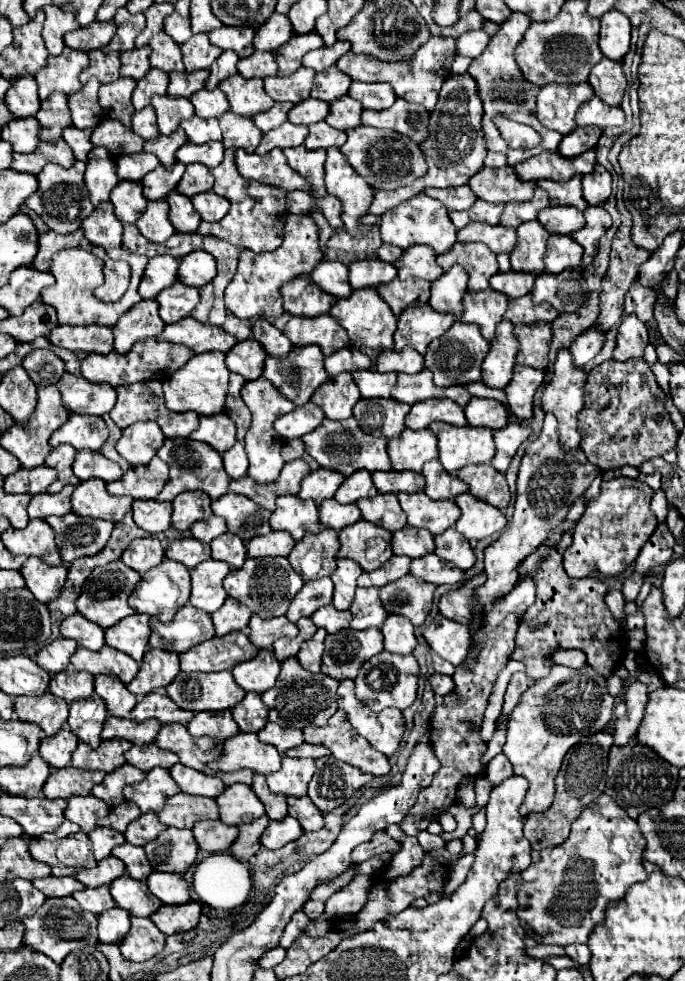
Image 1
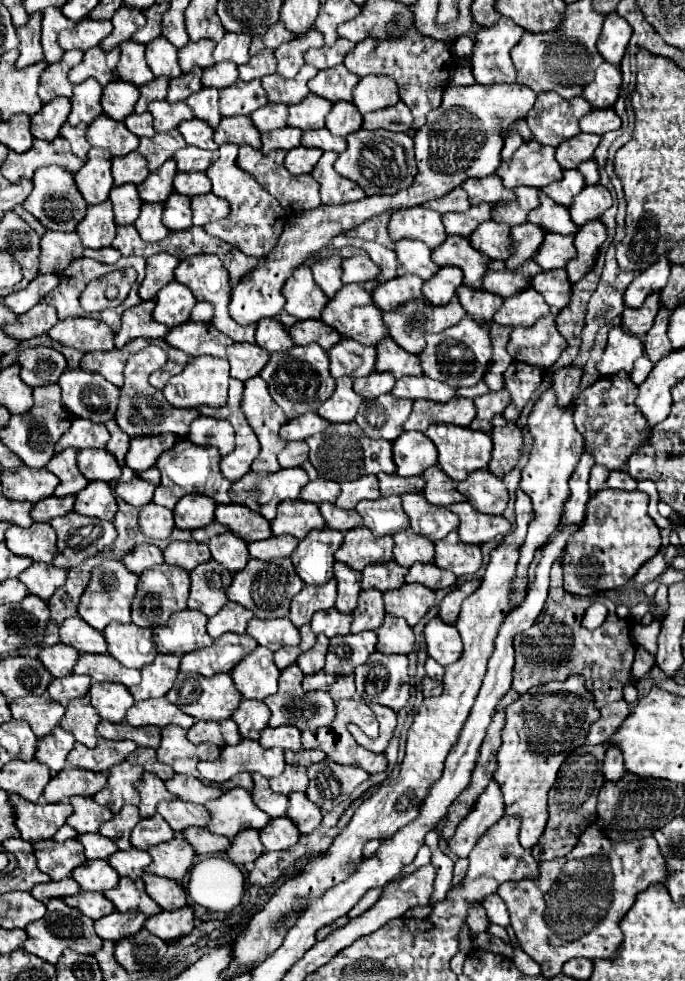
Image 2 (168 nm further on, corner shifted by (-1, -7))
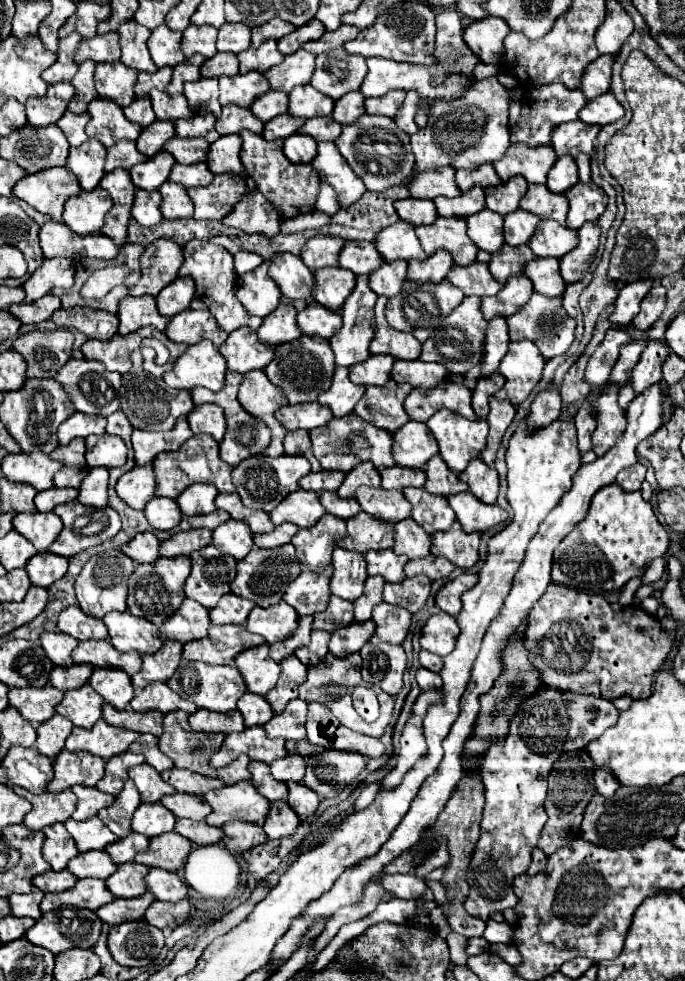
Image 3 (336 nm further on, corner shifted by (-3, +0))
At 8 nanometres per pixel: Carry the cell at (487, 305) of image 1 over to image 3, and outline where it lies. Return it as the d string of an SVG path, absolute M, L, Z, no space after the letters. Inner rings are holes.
M475 261L473 265L467 265L467 267L455 265L455 269L447 275L447 279L455 287L459 287L465 295L477 295L477 297L493 297L503 287L491 277L489 265L481 261Z

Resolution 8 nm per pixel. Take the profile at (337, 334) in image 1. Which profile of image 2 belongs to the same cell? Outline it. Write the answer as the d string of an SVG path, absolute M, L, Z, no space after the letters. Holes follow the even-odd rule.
M299 320L289 328L289 332L291 332L291 338L295 344L305 346L305 344L315 342L323 350L333 348L341 340L341 334L335 328L329 328L321 320Z

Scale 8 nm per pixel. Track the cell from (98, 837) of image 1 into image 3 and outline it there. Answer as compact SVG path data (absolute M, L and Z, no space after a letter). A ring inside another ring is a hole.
M91 817L87 821L73 821L67 819L65 821L65 829L69 831L69 835L75 839L77 849L81 853L85 851L93 851L93 849L105 849L105 845L113 843L117 837L103 825L103 821L99 817Z

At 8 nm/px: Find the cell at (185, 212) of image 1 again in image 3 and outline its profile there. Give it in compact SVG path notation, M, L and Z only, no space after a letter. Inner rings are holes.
M163 183L159 187L159 193L163 197L161 213L165 219L183 219L193 217L193 201L187 195L187 189L177 183Z

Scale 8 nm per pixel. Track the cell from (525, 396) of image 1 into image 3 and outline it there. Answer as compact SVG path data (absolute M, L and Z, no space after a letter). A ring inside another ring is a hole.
M531 341L509 343L509 351L501 361L501 375L507 379L503 389L495 393L501 401L511 401L513 405L523 403L533 387L541 379L545 359L541 357L539 349Z

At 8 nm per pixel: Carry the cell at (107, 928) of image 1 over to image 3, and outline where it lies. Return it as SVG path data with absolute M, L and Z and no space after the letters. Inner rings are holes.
M145 893L143 897L135 897L135 899L113 899L111 903L103 905L95 913L103 923L113 927L113 925L121 925L123 921L141 921L143 913L153 901L155 897L151 897L151 893Z

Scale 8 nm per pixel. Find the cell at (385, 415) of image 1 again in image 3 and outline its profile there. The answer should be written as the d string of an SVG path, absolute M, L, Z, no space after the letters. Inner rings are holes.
M389 381L381 387L371 385L357 403L355 413L367 423L377 425L379 429L387 429L389 433L395 433L409 421L403 403L411 389L411 385L399 385L395 381Z

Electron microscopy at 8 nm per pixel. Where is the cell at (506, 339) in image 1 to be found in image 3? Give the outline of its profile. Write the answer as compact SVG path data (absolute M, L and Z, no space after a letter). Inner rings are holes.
M495 317L489 321L487 337L485 337L485 349L483 349L483 361L481 361L481 375L489 377L499 369L499 363L503 355L507 353L509 335L507 335L507 319Z

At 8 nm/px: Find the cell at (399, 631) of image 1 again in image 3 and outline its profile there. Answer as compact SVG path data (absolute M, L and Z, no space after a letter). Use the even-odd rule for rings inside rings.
M379 603L373 609L371 619L377 625L375 635L371 637L371 643L387 641L393 645L401 645L411 627L411 613L403 607L395 607L389 603Z

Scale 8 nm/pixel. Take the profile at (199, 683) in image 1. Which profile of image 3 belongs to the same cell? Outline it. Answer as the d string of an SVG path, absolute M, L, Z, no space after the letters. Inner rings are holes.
M183 659L179 663L179 669L167 681L167 685L171 689L175 687L173 689L175 693L179 693L183 699L195 703L199 709L217 711L217 713L227 713L227 711L237 709L239 697L247 691L245 681L235 667L213 667L207 663L197 663L197 661L187 661L187 659Z

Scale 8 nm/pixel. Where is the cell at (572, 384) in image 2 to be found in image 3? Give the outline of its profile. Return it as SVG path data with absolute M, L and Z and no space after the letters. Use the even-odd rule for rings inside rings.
M543 389L541 393L537 393L537 397L531 403L529 409L529 427L531 429L539 429L549 425L551 421L561 417L561 393L559 389Z

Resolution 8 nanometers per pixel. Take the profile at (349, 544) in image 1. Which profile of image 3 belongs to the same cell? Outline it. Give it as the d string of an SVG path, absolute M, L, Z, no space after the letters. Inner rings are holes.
M359 513L351 521L347 521L349 535L339 543L339 547L355 553L369 553L391 549L395 527L387 521L375 519L369 513Z

